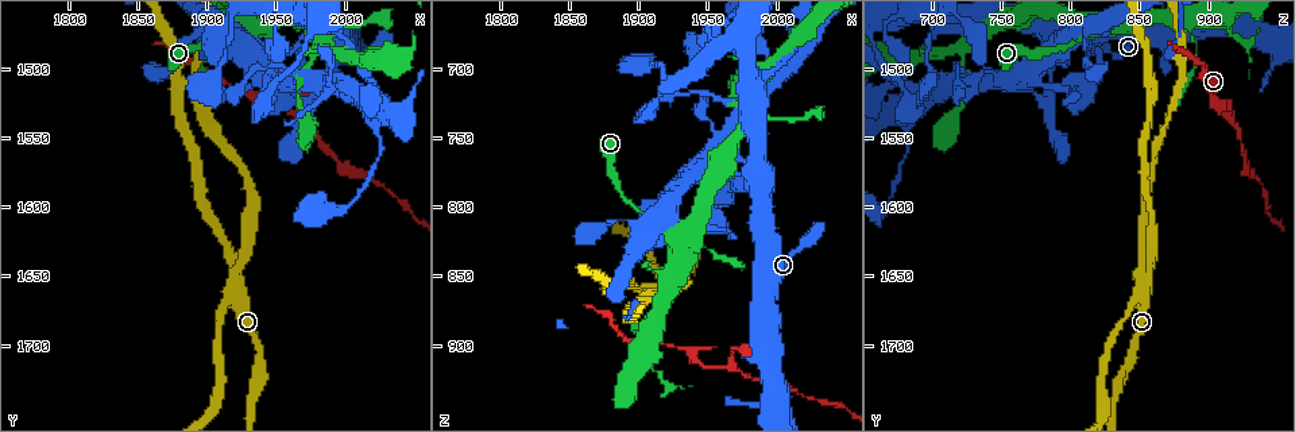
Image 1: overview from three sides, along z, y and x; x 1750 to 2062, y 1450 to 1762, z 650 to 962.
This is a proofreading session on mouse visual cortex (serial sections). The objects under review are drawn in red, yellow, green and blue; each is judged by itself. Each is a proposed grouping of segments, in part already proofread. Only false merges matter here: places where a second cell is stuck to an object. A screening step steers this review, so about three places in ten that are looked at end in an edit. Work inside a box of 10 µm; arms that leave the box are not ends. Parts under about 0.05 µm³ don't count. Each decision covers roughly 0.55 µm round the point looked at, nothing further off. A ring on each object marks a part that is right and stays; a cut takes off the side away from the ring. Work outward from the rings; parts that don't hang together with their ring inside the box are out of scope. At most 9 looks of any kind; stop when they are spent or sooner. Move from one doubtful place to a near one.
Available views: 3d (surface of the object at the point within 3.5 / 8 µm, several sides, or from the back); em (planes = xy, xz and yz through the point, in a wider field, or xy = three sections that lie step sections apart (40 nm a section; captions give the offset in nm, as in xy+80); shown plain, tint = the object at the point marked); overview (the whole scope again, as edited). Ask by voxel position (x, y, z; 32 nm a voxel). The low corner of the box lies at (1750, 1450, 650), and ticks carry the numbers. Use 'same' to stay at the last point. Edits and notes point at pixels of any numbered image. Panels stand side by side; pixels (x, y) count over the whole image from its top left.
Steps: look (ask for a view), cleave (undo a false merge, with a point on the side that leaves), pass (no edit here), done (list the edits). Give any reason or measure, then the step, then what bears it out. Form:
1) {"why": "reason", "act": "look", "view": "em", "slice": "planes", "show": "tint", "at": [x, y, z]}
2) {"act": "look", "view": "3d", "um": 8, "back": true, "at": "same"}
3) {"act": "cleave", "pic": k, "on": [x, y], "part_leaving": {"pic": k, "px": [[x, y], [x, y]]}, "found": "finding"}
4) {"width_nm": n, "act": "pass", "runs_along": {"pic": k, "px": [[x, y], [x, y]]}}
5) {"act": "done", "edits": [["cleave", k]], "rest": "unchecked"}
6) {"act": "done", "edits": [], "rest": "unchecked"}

{"why": "abrupt turn", "act": "look", "view": "3d", "um": 3.5, "at": [1922, 1650, 856]}

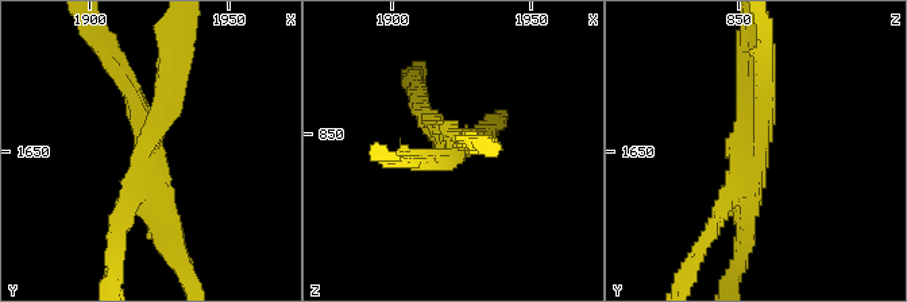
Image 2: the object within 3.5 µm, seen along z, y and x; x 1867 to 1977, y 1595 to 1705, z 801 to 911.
{"arms": 4, "arm_widths_nm": [250, 250, 250, 300], "act": "look", "view": "em", "slice": "xy", "step": 5, "show": "tint", "at": [1922, 1651, 855]}

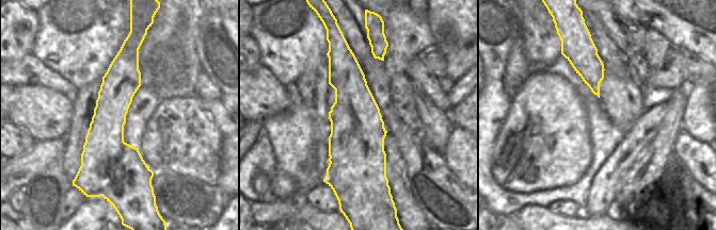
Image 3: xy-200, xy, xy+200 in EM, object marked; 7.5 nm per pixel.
{"act": "cleave", "pic": 2, "on": [172, 74], "part_leaving": {"pic": 2, "px": [[150, 147], [178, 35]]}, "found": "a second cell is stuck on"}

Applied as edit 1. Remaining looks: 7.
{"act": "look", "view": "overview"}

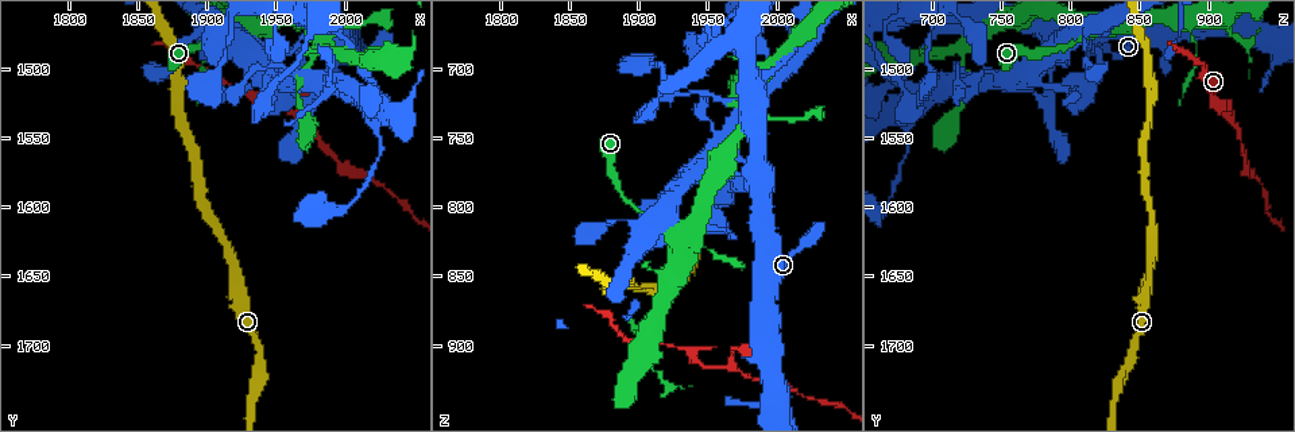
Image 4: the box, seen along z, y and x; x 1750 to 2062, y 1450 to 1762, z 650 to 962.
{"why": "three-way junction", "act": "look", "view": "3d", "um": 8, "at": [1956, 1530, 914]}

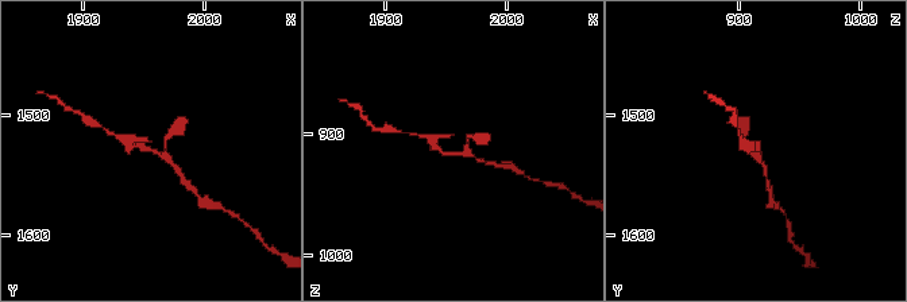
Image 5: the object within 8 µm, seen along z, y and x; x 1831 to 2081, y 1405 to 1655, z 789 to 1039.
{"arms": 3, "arm_widths_nm": [150, 200, 250], "why": "need the tissue", "act": "look", "view": "em", "slice": "xy", "step": 1, "show": "tint", "at": "same"}

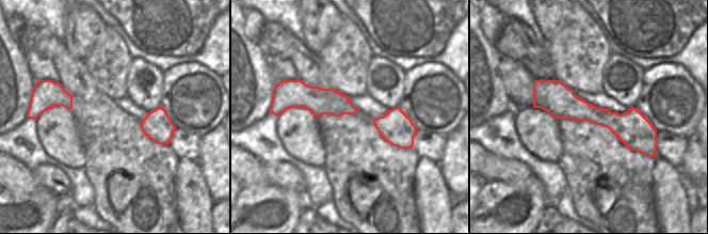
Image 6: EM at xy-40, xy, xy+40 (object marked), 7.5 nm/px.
{"act": "pass", "runs_along": {"pic": 6, "px": [[535, 86], [654, 141]]}, "found": "continuous, no second cell"}

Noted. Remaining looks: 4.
{"why": "narrows sharply", "act": "look", "view": "3d", "um": 3.5, "at": [1974, 1526, 786]}

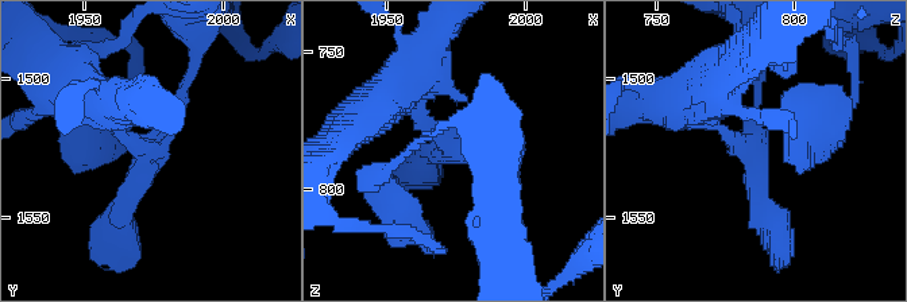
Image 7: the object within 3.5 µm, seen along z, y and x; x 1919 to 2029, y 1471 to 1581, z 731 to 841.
{"arms": 3, "arm_widths_nm": [150, 200, 250], "why": "need the tissue", "act": "look", "view": "em", "slice": "xy", "step": 2, "show": "plain", "at": [1974, 1525, 785]}

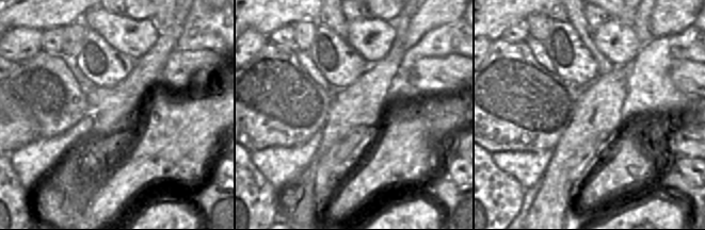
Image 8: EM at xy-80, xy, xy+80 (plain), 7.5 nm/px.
{"why": "with the object marked", "act": "look", "view": "em", "slice": "xy", "step": 2, "show": "tint", "at": "same"}

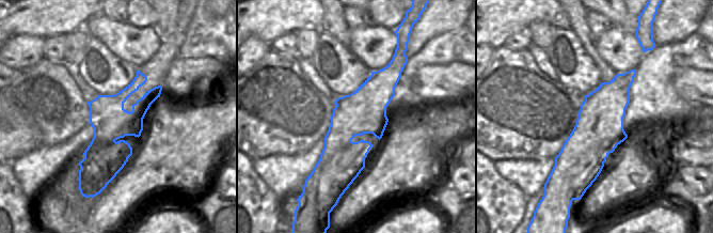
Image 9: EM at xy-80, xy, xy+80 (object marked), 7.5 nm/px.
{"width_nm": 340, "act": "cleave", "pic": 7, "on": [417, 103], "part_leaving": {"pic": 7, "px": [[446, 139], [400, 97], [429, 46]]}, "found": "two cells meet here"}

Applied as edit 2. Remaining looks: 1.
{"act": "done", "edits": [["cleave", 2], ["cleave", 7]], "rest": "unchecked"}

